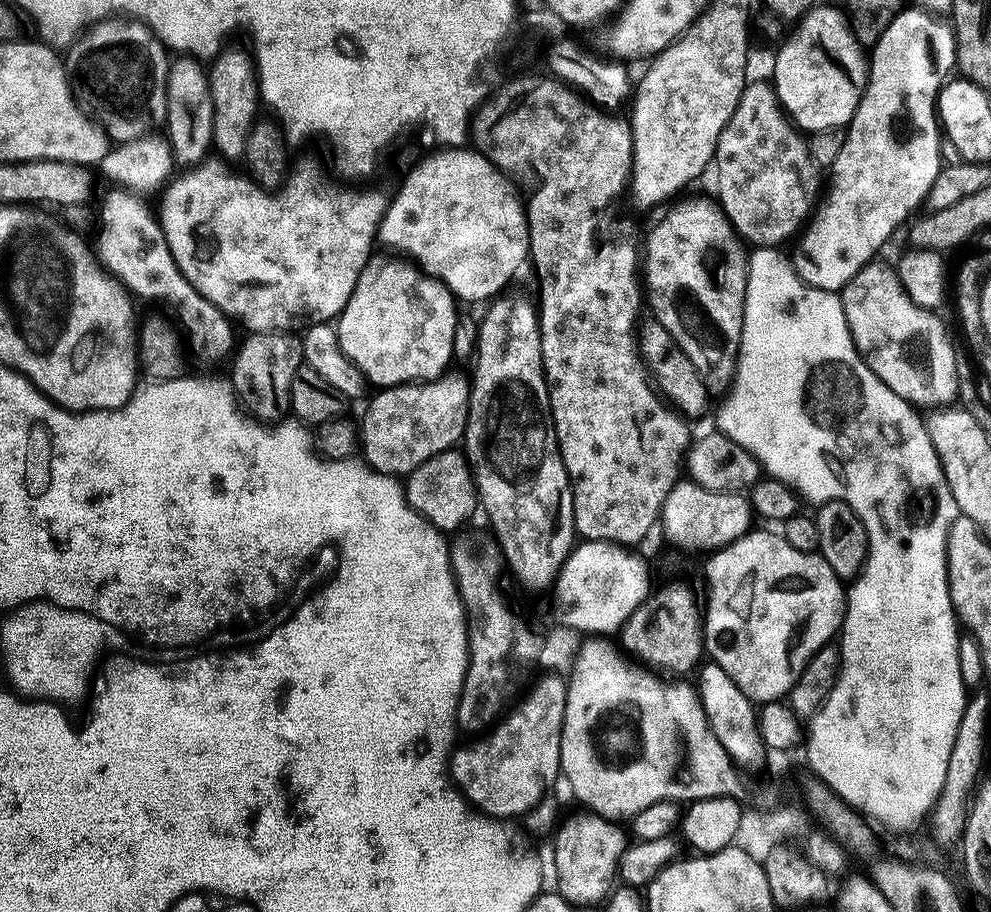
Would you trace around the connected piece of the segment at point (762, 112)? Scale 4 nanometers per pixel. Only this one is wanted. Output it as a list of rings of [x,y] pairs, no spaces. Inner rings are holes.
[[[768,82],[752,83],[745,83],[742,98],[738,98],[738,106],[718,138],[714,157],[717,199],[721,211],[747,243],[775,247],[794,236],[811,215],[820,174],[808,153],[807,139],[781,108],[775,87]]]

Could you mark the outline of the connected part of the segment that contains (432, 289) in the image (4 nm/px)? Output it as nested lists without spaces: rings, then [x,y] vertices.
[[[365,274],[358,278],[354,294],[350,294],[350,302],[340,311],[335,321],[336,337],[340,348],[350,358],[350,362],[363,374],[369,385],[376,384],[377,389],[396,388],[400,384],[414,384],[425,380],[437,380],[449,371],[448,363],[453,363],[452,347],[454,346],[454,330],[458,313],[458,301],[452,291],[441,280],[432,280],[428,288],[428,317],[419,328],[412,324],[408,317],[408,304],[400,300],[408,292],[408,280],[404,276],[372,276]]]

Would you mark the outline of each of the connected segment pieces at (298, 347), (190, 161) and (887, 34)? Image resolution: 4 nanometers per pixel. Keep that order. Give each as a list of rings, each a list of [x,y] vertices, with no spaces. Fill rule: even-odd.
[[[257,332],[247,337],[244,345],[237,347],[232,364],[231,387],[239,403],[256,420],[276,422],[291,409],[290,382],[304,359],[304,346],[299,335],[292,332]]]
[[[186,55],[168,65],[168,123],[166,139],[177,165],[196,166],[213,151],[214,102],[210,94],[209,73],[201,61]],[[205,155],[205,156],[204,156]],[[204,156],[204,157],[203,157]]]
[[[915,6],[897,12],[890,26],[886,26],[882,38],[878,38],[871,49],[868,83],[864,85],[852,123],[847,125],[842,154],[838,154],[831,166],[833,176],[828,197],[824,205],[820,204],[815,209],[814,215],[799,233],[796,253],[791,253],[791,262],[801,280],[815,288],[839,293],[852,281],[854,274],[858,274],[858,270],[877,259],[876,251],[933,191],[935,179],[942,169],[942,129],[938,123],[936,102],[941,88],[955,68],[956,34],[947,19]]]

